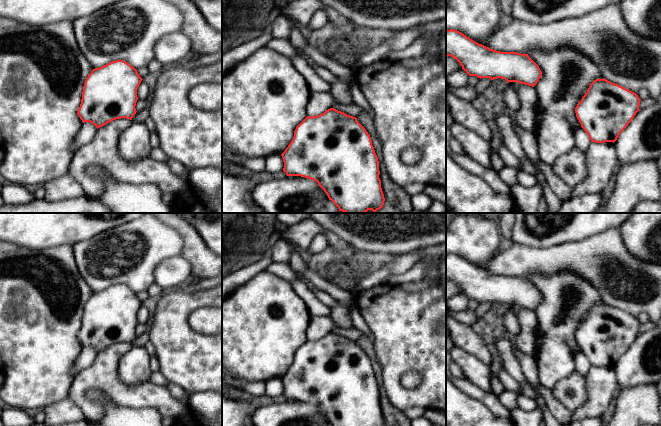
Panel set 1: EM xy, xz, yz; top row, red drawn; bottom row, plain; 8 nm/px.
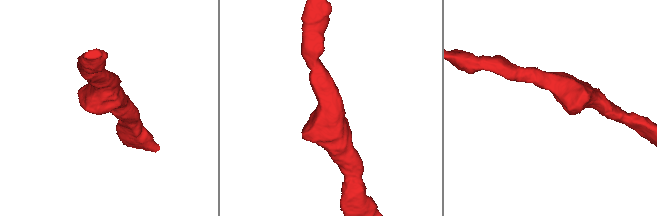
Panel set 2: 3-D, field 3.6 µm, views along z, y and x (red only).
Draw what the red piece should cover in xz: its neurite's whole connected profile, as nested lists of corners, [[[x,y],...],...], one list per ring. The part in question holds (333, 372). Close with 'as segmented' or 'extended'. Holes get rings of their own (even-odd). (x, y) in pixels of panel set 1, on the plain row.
[[[334,332],[317,340],[307,340],[295,353],[294,361],[281,378],[287,400],[301,400],[316,405],[332,426],[384,426],[379,402],[379,385],[366,353],[356,341]]] | as segmented

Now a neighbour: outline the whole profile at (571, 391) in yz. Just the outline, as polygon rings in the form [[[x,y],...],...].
[[[575,370],[568,377],[558,381],[552,392],[572,414],[587,400],[586,377]]]

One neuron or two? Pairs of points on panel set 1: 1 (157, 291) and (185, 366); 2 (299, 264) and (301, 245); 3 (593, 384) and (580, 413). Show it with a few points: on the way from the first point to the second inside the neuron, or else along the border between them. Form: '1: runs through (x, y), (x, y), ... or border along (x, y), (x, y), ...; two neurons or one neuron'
1: border along (165, 292), (156, 299); two neurons
2: border along (292, 246), (304, 254); two neurons
3: runs through (593, 391), (593, 401), (587, 407); one neuron

